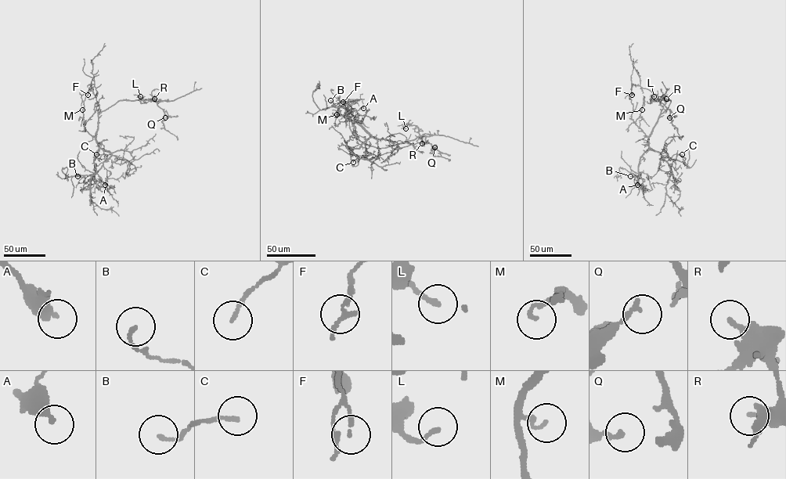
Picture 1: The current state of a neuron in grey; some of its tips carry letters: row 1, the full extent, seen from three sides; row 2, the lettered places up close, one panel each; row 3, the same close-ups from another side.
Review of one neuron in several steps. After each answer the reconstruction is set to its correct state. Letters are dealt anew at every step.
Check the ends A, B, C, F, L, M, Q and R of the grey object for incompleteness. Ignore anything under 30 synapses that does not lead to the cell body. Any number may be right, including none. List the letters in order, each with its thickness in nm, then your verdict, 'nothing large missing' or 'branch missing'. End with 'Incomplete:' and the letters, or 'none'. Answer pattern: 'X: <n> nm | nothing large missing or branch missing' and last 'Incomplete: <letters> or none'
A: 360 nm | nothing large missing
B: 140 nm | nothing large missing
C: 140 nm | nothing large missing
F: 120 nm | nothing large missing
L: 180 nm | nothing large missing
M: 120 nm | nothing large missing
Q: 200 nm | nothing large missing
R: 280 nm | nothing large missing
Incomplete: none

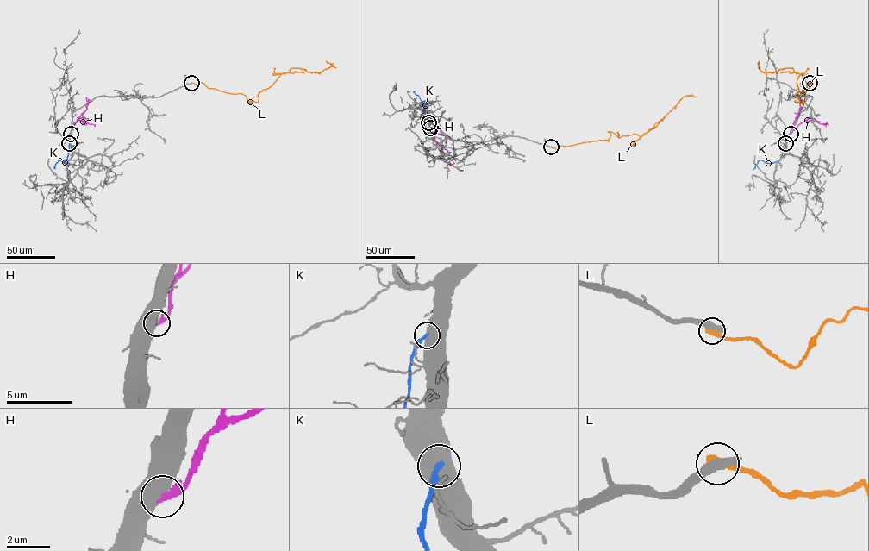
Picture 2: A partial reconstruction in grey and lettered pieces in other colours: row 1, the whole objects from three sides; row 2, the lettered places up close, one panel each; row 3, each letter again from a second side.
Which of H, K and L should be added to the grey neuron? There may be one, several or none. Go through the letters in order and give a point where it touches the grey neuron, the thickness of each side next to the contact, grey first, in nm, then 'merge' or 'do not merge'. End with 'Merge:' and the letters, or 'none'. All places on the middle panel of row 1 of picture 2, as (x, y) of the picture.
H: (430, 128) | 700/280 nm | do not merge
K: (428, 122) | 750/240 nm | do not merge
L: (551, 147) | 600/440 nm | do not merge
Merge: none

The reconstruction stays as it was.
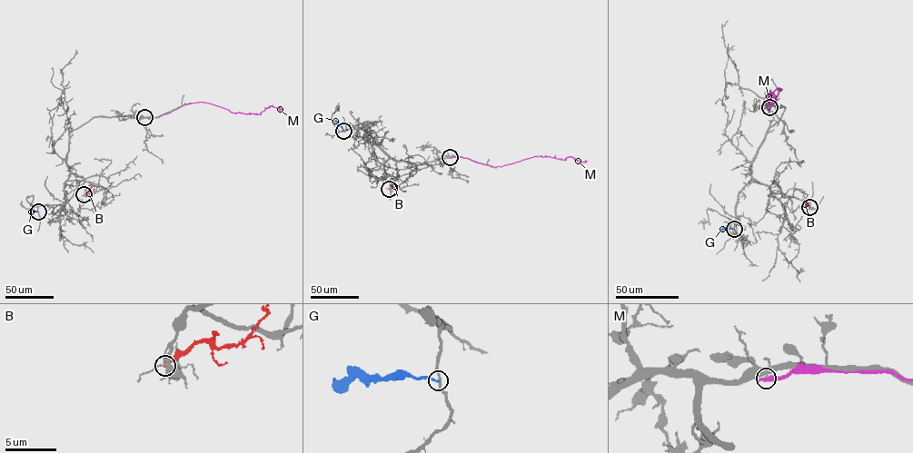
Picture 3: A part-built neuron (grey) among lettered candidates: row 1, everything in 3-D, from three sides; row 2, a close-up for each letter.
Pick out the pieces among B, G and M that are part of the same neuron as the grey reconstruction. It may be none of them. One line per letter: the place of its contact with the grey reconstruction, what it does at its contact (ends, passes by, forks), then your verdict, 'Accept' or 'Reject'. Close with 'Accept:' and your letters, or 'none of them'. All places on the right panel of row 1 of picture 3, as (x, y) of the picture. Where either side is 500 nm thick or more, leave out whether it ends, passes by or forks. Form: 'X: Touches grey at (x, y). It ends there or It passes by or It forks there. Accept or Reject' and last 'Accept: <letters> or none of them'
B: Touches grey at (809, 207). It ends there. Reject
G: Touches grey at (734, 229). It ends there. Reject
M: Touches grey at (769, 107). It ends there. Reject
Accept: none of them

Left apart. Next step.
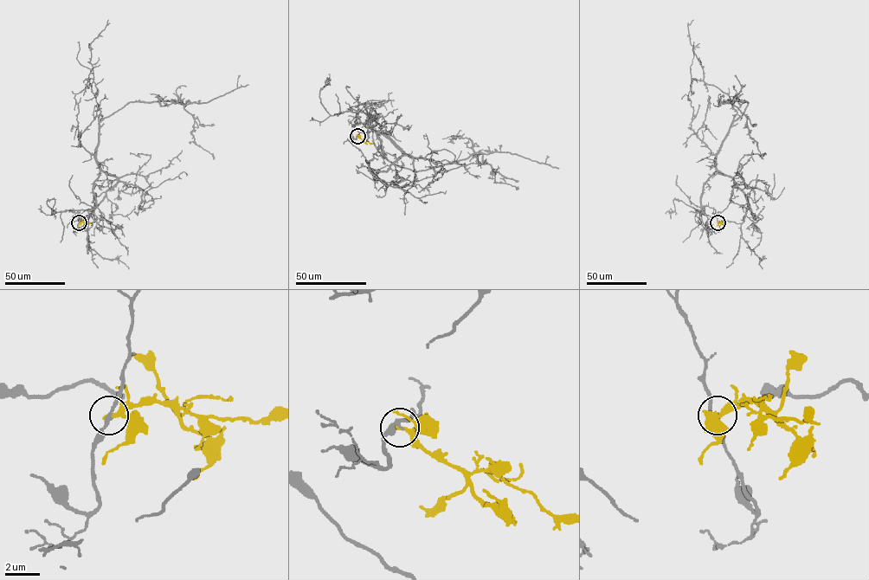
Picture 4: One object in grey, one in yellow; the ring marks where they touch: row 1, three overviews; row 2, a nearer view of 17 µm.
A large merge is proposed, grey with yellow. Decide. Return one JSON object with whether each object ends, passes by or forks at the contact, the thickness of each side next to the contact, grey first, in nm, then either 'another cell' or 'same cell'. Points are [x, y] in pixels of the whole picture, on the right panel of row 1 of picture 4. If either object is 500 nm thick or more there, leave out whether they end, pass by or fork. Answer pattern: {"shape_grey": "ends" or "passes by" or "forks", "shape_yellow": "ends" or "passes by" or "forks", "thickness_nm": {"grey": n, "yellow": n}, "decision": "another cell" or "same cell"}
{"shape_grey": "passes by", "shape_yellow": "passes by", "thickness_nm": {"grey": 170, "yellow": 220}, "decision": "another cell"}

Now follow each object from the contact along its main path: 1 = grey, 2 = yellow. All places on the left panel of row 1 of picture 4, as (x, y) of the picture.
1: (78, 222), (80, 214), (96, 207), (99, 123), (130, 102), (183, 104), (194, 118), (194, 141), (214, 158)
2: (78, 222), (91, 225)

